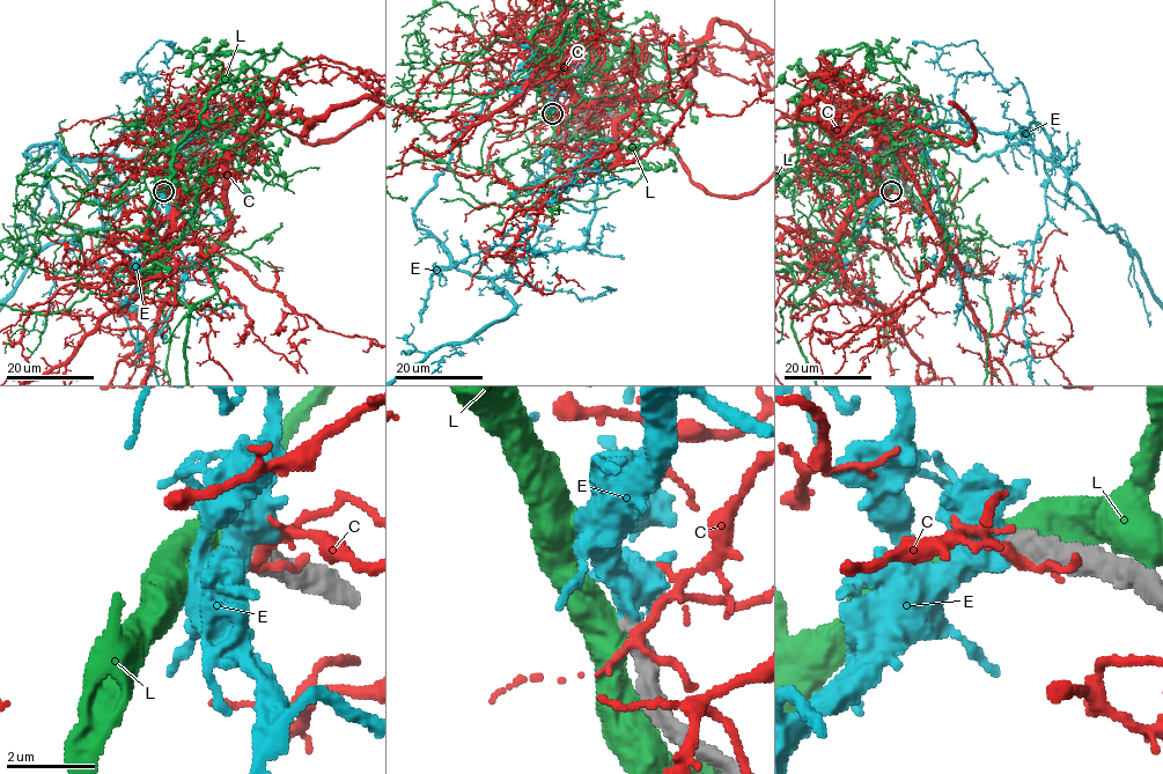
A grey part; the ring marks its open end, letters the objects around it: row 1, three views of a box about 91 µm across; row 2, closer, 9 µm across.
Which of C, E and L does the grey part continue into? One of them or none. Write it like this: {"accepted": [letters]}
{"accepted": ["E"]}

